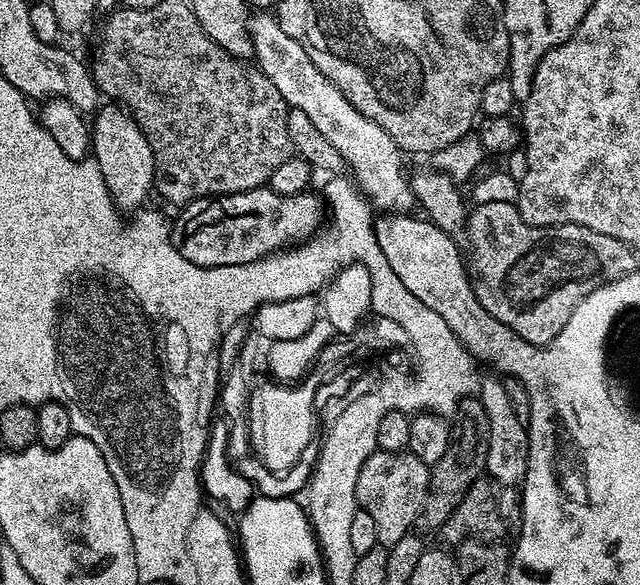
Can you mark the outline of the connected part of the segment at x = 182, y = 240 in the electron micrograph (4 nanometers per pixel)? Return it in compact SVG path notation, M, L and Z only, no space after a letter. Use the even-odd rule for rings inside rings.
M261 186L248 192L231 192L229 196L192 200L179 209L180 217L171 225L172 242L187 260L203 268L238 266L261 260L321 231L326 220L326 204L314 192L283 196L270 187Z

